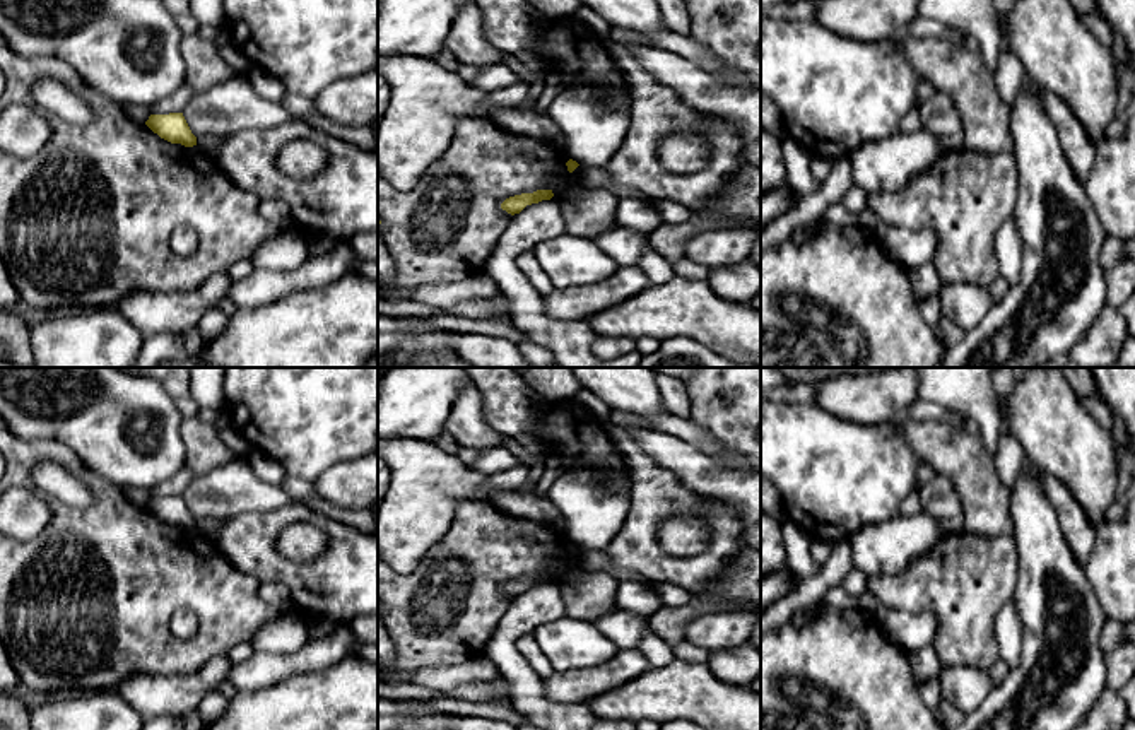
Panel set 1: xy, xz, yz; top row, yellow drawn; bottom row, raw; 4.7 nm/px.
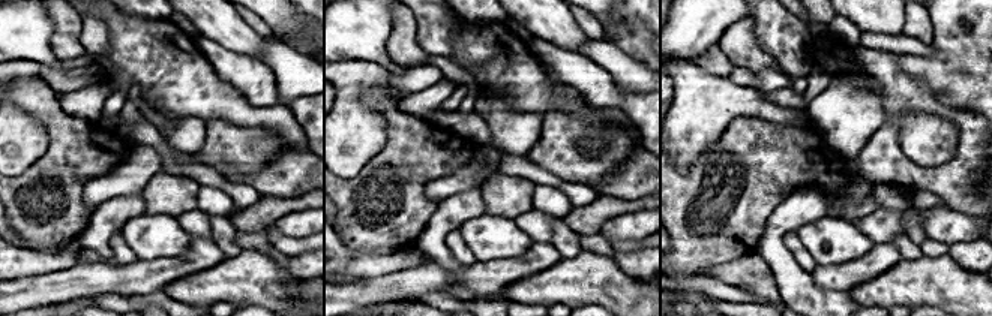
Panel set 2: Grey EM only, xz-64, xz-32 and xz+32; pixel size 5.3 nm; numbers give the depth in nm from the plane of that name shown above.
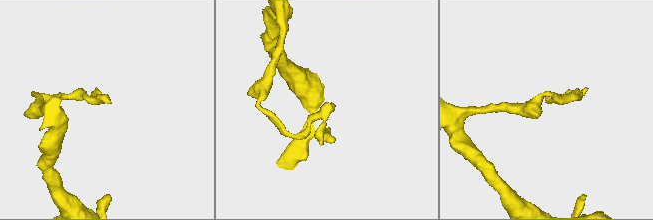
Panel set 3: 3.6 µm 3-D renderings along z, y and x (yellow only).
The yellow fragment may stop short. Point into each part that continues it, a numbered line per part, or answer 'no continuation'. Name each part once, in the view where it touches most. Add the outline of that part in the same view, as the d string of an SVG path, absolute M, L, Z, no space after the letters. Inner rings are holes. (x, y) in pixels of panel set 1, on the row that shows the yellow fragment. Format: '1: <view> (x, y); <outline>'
no continuation

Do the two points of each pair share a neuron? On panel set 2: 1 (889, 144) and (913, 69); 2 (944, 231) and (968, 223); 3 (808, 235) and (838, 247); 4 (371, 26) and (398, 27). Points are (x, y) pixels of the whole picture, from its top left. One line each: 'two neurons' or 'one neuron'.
1: two neurons
2: one neuron
3: one neuron
4: two neurons

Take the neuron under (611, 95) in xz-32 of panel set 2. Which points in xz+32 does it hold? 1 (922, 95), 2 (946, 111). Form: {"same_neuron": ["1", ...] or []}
{"same_neuron": []}

